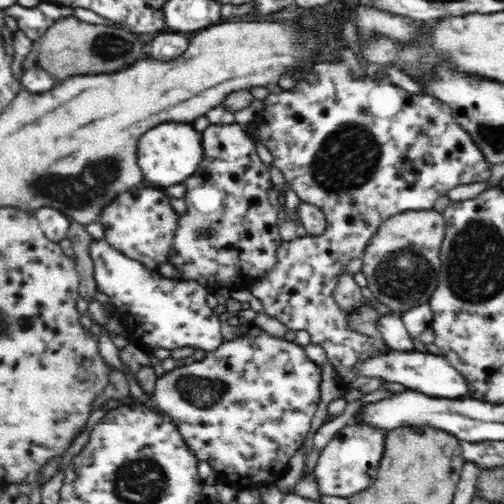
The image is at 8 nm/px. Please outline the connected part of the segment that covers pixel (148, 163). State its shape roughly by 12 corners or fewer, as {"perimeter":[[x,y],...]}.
{"perimeter":[[191,123],[160,124],[137,148],[144,180],[185,182],[203,160]]}

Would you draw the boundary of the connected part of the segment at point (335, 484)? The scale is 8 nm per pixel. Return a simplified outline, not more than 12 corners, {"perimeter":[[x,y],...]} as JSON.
{"perimeter":[[349,424],[320,451],[320,495],[374,484],[385,430]]}

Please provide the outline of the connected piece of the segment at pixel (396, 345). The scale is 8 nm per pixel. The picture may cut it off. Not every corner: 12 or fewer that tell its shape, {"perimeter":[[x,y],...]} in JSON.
{"perimeter":[[386,313],[374,322],[389,348],[415,350],[401,315]]}

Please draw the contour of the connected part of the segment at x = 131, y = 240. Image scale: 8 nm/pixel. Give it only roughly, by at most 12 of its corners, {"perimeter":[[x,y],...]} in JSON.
{"perimeter":[[144,184],[118,192],[98,219],[104,239],[159,272],[181,217]]}

